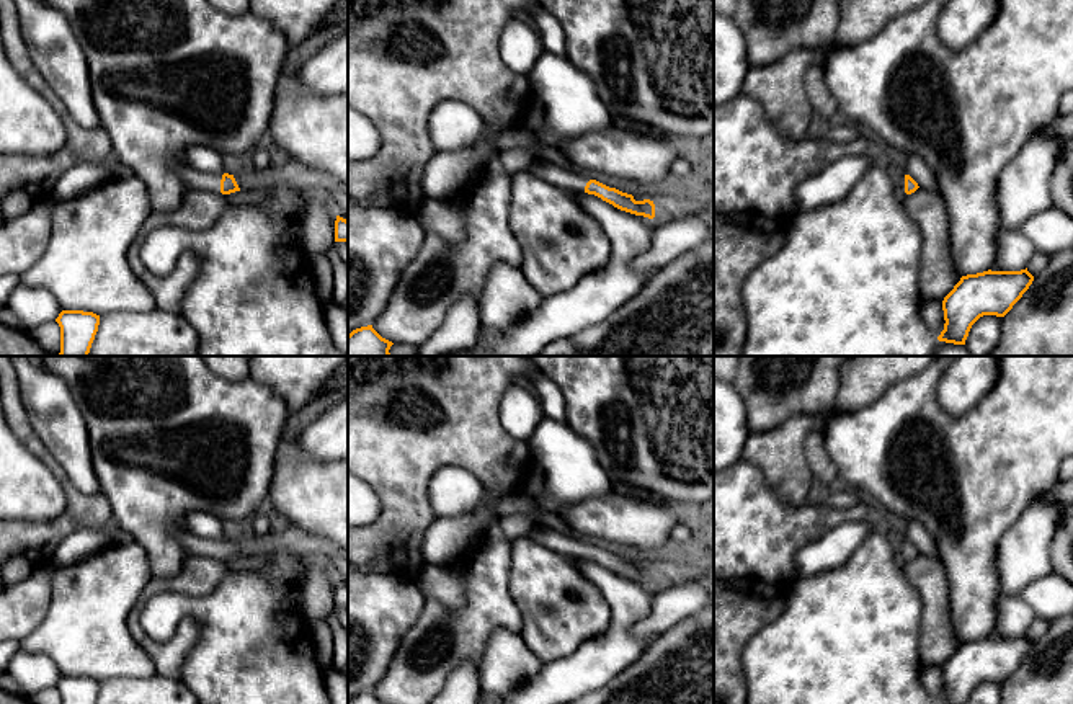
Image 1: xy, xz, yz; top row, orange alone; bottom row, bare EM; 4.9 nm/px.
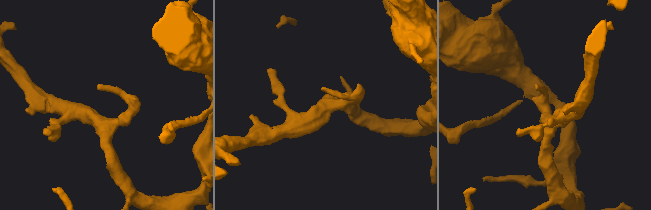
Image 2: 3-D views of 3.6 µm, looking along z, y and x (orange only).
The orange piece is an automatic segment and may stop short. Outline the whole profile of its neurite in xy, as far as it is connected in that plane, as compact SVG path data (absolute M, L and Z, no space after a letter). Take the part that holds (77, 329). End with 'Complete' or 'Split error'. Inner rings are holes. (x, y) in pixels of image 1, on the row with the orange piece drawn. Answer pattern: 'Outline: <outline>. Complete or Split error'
Outline: M62 310L56 322L60 327L59 356L88 356L100 325L100 315L83 310Z. Complete

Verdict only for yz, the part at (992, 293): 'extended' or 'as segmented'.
as segmented

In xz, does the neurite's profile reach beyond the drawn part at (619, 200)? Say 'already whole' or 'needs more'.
needs more

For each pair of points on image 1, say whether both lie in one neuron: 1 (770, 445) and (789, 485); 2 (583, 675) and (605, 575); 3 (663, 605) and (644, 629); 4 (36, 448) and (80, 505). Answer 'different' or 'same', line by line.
1: same
2: same
3: same
4: same

